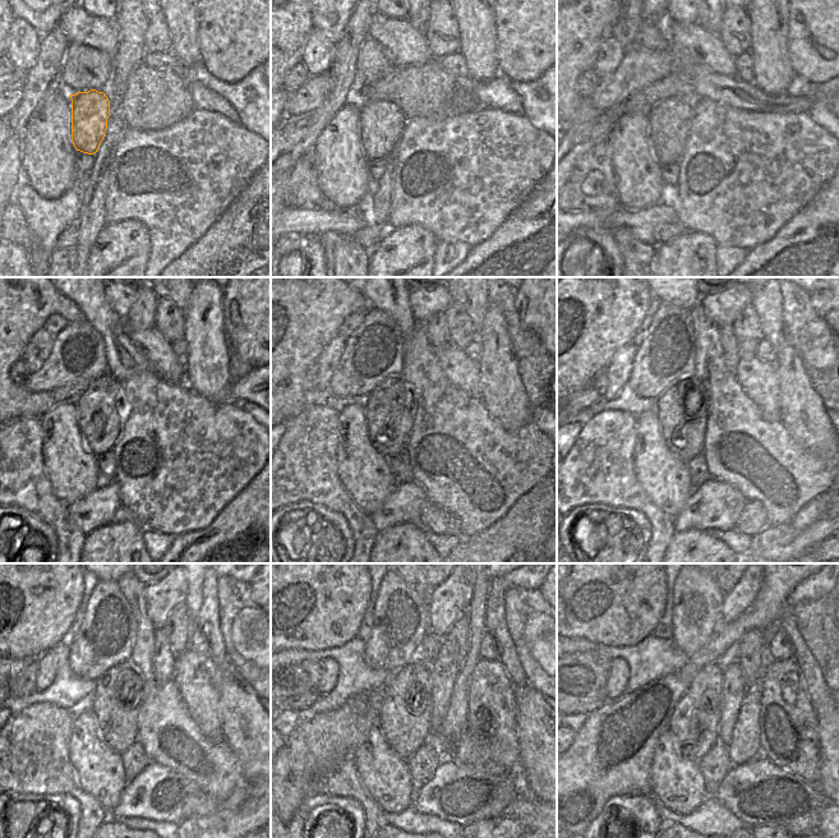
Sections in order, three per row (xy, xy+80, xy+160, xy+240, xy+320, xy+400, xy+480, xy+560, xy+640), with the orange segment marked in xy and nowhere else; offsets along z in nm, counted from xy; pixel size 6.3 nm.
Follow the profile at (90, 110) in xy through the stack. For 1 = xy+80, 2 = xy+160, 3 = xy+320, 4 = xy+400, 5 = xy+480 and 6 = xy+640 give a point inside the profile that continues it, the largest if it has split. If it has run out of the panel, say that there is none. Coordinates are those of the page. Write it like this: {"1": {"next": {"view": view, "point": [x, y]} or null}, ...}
{"1": {"next": {"view": "xy+80", "point": [382, 123]}}, "2": {"next": {"view": "xy+160", "point": [669, 121]}}, "3": {"next": {"view": "xy+320", "point": [390, 406]}}, "4": {"next": {"view": "xy+400", "point": [682, 410]}}, "5": {"next": {"view": "xy+480", "point": [119, 693]}}, "6": {"next": {"view": "xy+640", "point": [694, 724]}}}

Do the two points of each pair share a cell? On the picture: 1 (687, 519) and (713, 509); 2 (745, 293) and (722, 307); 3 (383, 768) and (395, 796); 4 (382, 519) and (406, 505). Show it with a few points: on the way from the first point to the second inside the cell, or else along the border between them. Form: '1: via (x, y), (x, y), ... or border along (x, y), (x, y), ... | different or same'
1: via (694, 516), (706, 509) | same
2: via (740, 295), (727, 305) | same
3: via (385, 774), (392, 790) | same
4: via (388, 516), (400, 507) | same

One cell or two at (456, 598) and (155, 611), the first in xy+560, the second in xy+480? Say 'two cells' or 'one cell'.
one cell

